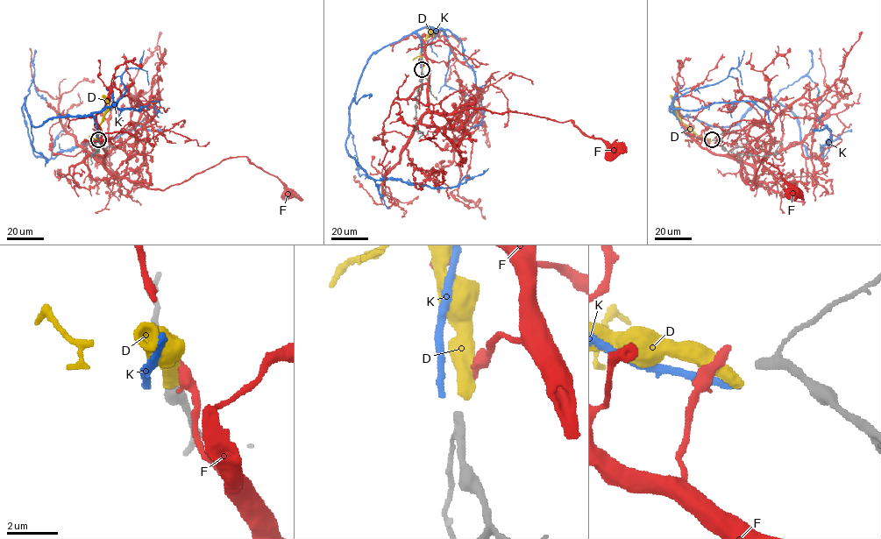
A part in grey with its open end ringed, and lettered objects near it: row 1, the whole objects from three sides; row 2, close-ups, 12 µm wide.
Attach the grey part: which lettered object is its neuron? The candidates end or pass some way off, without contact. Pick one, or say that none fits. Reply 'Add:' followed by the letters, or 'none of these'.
Add: none of these

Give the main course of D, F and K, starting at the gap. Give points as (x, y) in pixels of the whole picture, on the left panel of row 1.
D: (98, 140), (98, 126), (110, 106), (103, 95)
F: (98, 138), (104, 166), (114, 175), (146, 187), (164, 190), (227, 159), (245, 156), (288, 190)
K: (96, 141), (92, 116), (34, 126), (24, 100), (36, 156), (54, 158), (136, 126), (164, 129)

